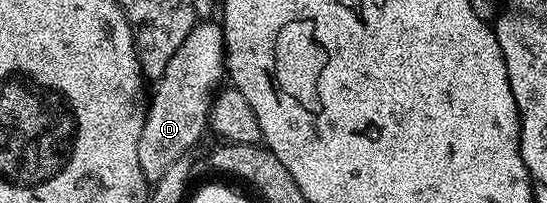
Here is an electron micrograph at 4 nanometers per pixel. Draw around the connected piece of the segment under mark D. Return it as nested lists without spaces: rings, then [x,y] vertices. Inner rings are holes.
[[[198,21],[175,51],[175,56],[167,63],[166,71],[156,79],[157,91],[152,91],[147,102],[143,132],[139,132],[139,168],[143,168],[146,183],[155,184],[163,176],[167,176],[167,168],[186,157],[189,149],[201,138],[201,133],[209,126],[209,110],[213,107],[213,99],[226,77],[225,68],[225,32],[216,21]]]

